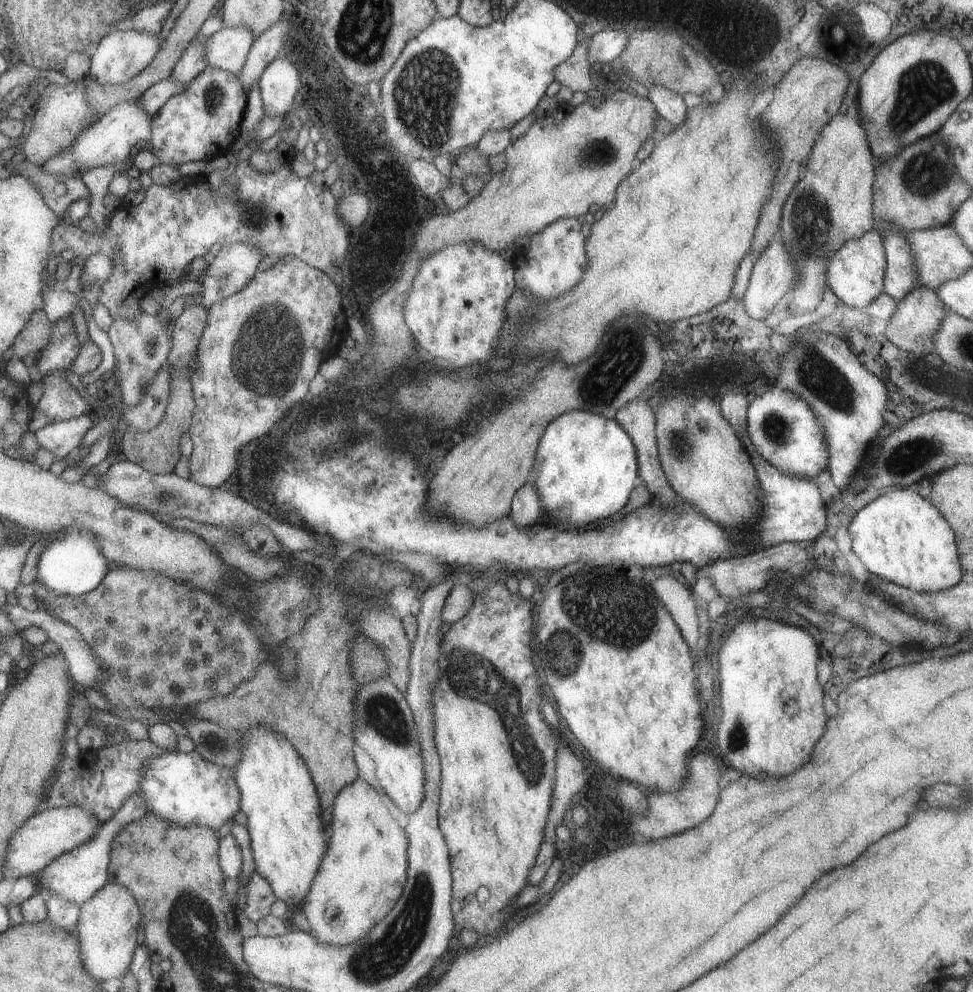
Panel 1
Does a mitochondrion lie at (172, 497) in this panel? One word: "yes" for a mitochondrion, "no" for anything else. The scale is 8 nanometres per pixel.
yes

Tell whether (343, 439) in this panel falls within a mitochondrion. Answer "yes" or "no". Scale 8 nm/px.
yes

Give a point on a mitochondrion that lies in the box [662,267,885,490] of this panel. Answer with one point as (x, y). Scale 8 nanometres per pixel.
(815, 372)

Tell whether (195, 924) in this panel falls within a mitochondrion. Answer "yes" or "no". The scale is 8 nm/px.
yes

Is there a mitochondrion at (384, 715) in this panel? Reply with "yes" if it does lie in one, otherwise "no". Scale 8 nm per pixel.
yes

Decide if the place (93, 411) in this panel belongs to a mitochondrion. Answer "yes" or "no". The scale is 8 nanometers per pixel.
no

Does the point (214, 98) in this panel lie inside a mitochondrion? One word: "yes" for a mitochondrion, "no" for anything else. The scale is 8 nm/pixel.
yes

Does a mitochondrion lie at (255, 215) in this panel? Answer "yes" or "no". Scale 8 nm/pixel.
yes

